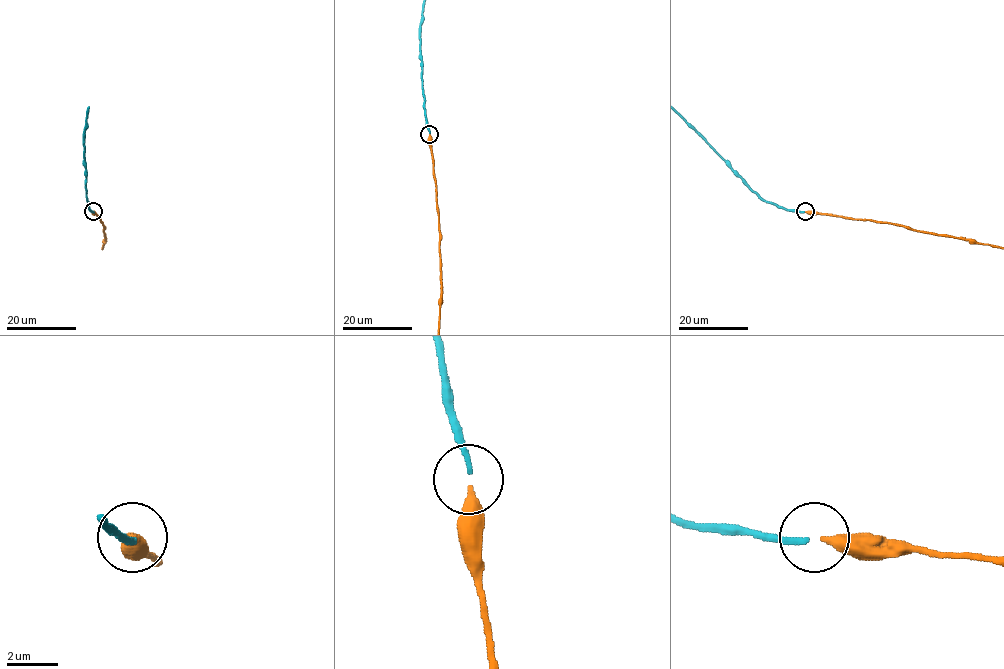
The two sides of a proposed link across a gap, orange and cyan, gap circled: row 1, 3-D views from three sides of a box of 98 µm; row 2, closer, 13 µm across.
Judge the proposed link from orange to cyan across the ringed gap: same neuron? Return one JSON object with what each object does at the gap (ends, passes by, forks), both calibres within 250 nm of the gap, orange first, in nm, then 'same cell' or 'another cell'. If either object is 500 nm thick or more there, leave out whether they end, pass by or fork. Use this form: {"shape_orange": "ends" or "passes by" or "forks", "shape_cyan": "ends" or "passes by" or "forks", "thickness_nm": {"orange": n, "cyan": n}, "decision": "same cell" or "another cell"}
{"shape_orange": "ends", "shape_cyan": "ends", "thickness_nm": {"orange": 360, "cyan": 200}, "decision": "same cell"}

